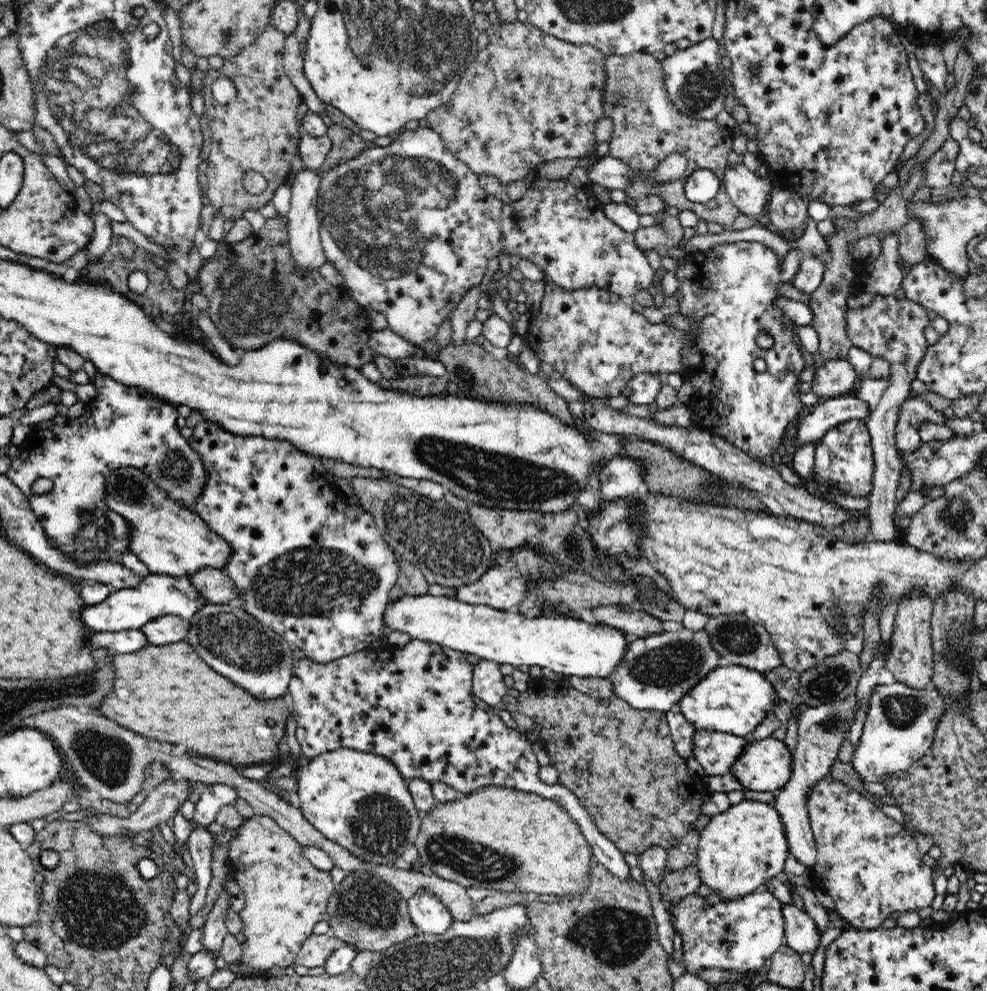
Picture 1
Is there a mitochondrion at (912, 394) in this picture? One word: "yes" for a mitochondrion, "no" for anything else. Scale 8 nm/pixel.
no

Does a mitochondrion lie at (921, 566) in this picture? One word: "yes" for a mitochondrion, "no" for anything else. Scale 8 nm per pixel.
no

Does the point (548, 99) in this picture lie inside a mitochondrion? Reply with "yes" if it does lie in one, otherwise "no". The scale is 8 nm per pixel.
no

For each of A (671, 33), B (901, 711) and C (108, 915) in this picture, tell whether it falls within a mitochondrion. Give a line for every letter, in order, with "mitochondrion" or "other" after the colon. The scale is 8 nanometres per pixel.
A: other
B: mitochondrion
C: mitochondrion

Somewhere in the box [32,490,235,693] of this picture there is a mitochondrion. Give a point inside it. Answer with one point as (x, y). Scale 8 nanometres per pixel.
(89, 531)

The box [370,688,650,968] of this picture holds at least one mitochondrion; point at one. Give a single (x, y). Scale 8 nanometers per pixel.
(480, 863)

